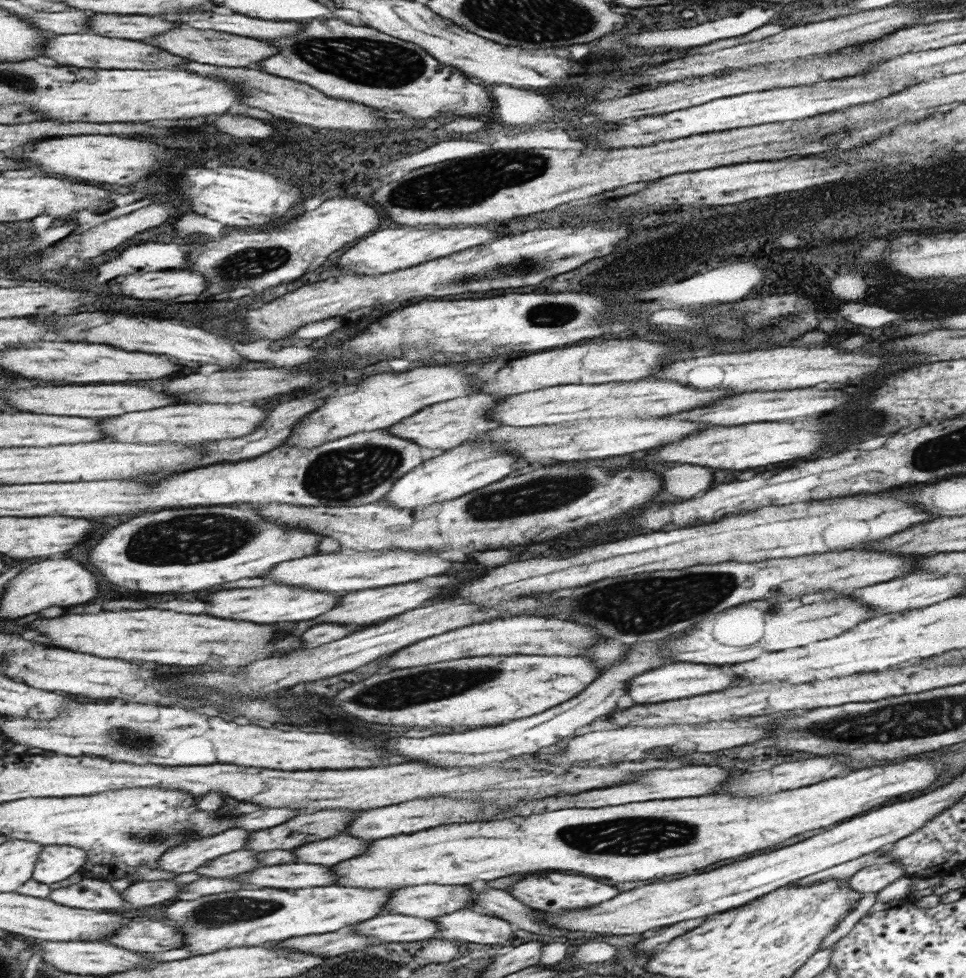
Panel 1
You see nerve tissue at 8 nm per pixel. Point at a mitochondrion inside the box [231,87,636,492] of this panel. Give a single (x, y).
(467, 184)

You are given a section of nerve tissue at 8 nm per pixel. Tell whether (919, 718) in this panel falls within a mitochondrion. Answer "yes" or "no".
yes

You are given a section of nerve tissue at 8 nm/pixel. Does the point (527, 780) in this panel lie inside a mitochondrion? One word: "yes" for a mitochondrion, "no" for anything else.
no

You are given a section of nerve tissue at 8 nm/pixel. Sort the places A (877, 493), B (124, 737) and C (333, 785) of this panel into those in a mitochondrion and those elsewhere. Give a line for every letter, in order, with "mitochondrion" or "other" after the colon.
A: other
B: mitochondrion
C: other

